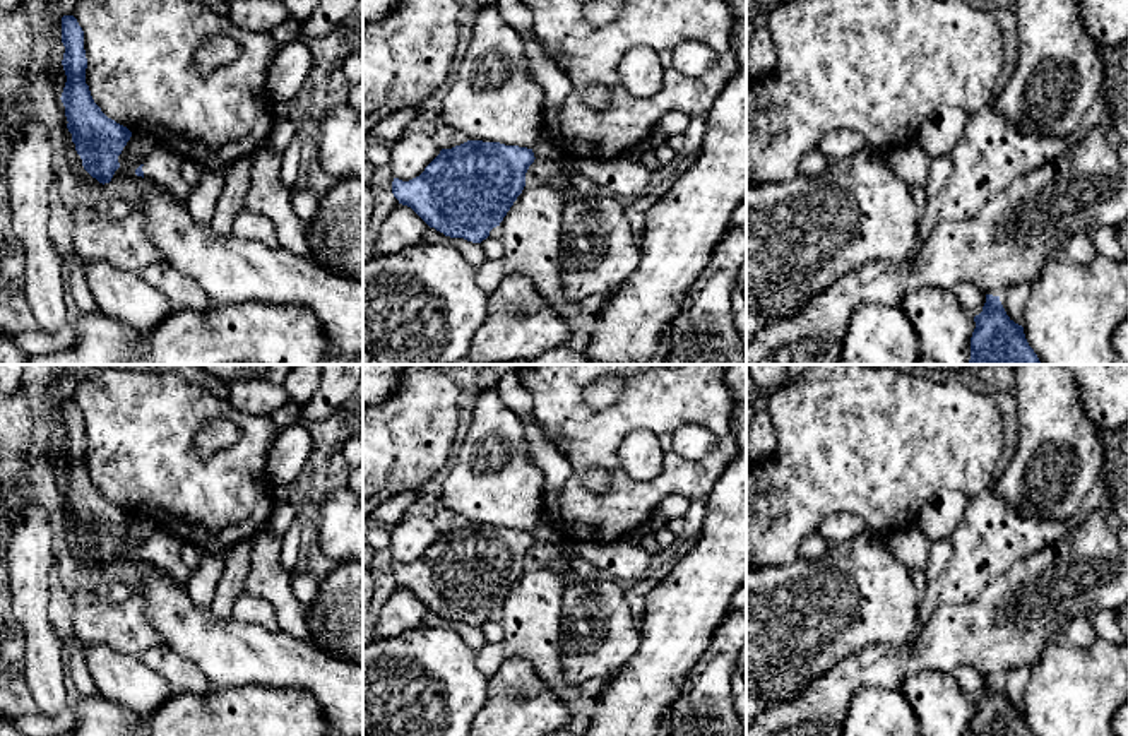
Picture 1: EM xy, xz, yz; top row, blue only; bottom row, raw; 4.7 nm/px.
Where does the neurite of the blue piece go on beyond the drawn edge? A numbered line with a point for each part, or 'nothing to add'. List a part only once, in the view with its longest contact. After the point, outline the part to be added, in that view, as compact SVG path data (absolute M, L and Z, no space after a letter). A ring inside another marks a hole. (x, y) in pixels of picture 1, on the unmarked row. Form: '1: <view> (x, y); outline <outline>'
1: xy (163, 546); outline M156 525L147 537L142 555L147 563L159 567L166 573L171 573L181 585L187 585L193 570L187 568L180 558L181 544L183 539L175 532Z

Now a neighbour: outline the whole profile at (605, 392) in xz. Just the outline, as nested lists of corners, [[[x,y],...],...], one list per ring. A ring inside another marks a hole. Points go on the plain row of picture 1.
[[[606,377],[584,389],[584,401],[592,411],[604,411],[618,402],[621,390],[623,380],[620,377]]]

